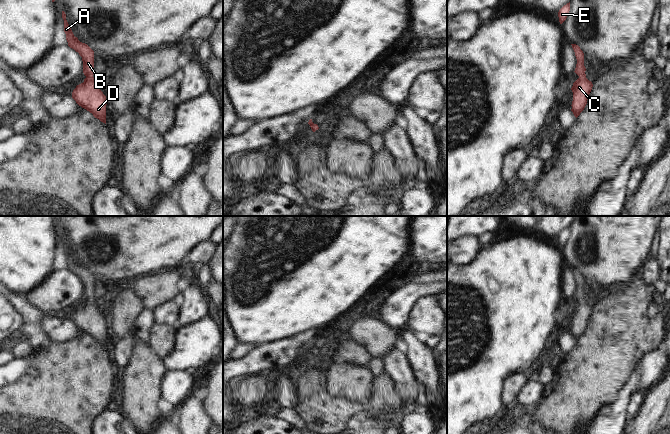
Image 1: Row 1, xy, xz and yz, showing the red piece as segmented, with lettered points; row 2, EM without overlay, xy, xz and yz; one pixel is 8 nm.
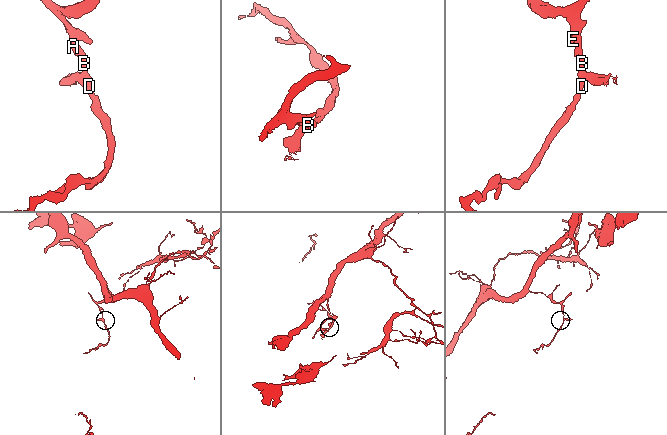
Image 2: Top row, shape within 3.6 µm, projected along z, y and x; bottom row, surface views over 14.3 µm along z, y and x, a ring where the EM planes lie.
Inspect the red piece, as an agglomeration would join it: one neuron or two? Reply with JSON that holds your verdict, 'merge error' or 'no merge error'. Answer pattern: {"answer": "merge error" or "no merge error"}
{"answer": "no merge error"}

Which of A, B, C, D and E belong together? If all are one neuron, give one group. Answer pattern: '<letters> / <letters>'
A B C D E

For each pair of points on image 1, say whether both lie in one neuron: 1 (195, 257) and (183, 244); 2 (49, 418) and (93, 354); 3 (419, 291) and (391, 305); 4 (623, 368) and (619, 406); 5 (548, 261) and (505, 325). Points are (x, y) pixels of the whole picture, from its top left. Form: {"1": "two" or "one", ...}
{"1": "two", "2": "one", "3": "one", "4": "two", "5": "one"}

